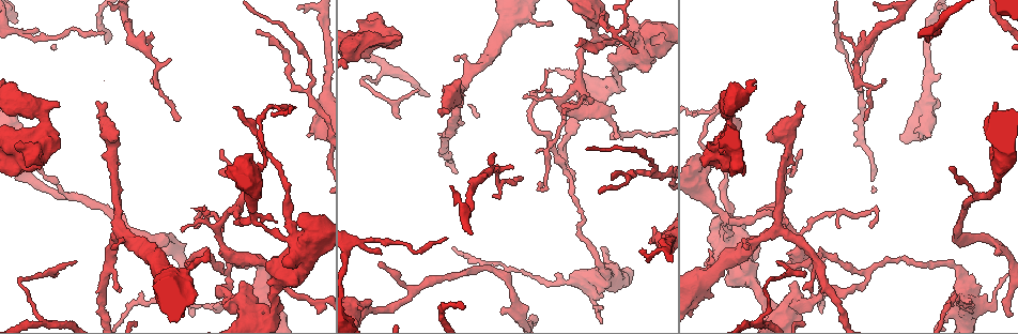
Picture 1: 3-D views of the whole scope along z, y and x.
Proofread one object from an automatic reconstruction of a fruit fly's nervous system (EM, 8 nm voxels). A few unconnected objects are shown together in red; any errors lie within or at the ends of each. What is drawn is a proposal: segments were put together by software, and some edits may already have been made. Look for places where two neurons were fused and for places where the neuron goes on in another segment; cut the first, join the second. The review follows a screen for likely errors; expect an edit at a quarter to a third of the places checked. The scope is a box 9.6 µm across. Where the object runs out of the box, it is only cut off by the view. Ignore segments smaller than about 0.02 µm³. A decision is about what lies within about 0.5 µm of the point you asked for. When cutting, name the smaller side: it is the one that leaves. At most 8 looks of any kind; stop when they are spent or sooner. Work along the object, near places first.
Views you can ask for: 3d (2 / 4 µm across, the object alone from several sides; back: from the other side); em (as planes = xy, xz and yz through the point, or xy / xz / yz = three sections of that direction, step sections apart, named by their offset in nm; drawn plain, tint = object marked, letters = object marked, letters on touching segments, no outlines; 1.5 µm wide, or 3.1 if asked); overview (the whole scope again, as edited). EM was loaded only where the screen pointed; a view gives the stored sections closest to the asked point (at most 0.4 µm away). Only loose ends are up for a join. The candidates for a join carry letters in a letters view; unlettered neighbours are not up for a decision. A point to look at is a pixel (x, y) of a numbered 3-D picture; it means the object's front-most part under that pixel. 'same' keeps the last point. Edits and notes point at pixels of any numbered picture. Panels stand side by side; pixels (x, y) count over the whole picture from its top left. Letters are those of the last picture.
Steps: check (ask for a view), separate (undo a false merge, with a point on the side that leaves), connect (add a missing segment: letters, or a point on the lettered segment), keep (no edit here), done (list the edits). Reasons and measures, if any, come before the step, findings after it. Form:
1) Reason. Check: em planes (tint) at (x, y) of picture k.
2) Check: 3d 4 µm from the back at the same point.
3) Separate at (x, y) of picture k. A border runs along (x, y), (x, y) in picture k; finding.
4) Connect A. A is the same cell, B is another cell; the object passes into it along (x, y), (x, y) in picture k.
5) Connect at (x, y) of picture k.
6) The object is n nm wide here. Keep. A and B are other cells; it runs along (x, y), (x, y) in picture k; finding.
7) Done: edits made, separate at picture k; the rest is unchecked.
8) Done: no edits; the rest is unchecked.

Three arms meet. Check: em yz step 8 (tint) at (572, 182) of picture 1.

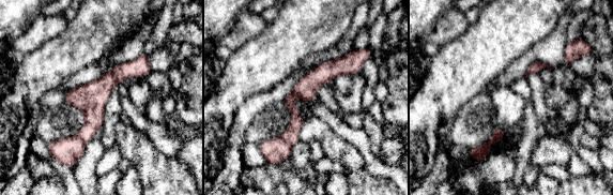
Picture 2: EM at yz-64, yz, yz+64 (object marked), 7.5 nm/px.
Another direction. Check: em planes (letters) at the same point.

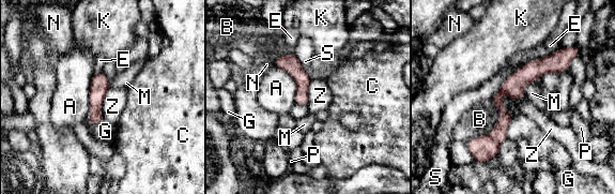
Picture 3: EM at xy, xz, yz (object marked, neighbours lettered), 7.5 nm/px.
Keep. A, B, C, E, G, K, M, N, P, S and Z are other cells; it runs along (566, 50), (498, 95), (502, 125), (491, 147) in picture 3; all the same neuron.

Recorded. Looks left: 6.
An open end. Check: em xz step 8 (letters) at (798, 101) of picture 1.

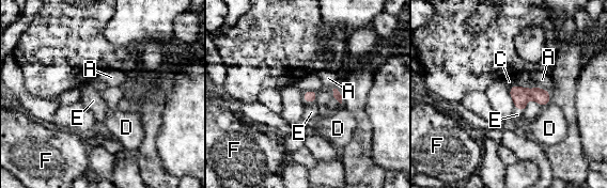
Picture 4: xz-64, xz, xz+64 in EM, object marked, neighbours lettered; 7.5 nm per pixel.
Cut it another way. Check: em planes (letters) at the same point.

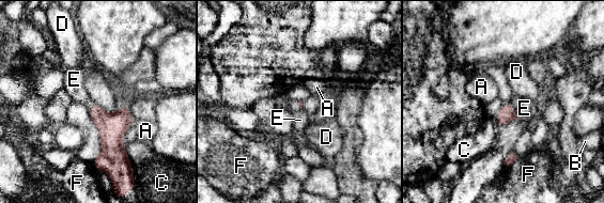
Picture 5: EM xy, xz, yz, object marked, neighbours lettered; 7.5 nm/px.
Connect E. E is the same cell, A, B, C, D and F are other cells; the neuron continues.

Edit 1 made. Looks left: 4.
Redraw. Check: overview.

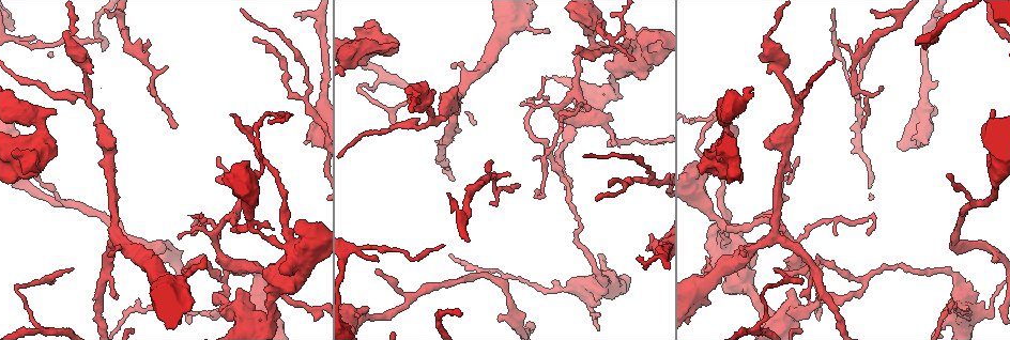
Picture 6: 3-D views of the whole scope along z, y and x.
Check: 3d 2 µm at (775, 270) of picture 6.

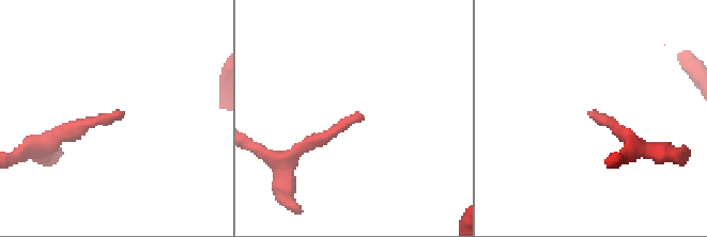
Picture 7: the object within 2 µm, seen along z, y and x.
Check: em planes (letters) at (120, 112) of picture 7.

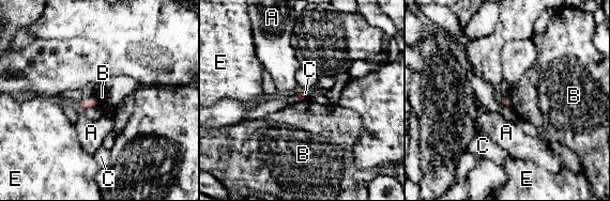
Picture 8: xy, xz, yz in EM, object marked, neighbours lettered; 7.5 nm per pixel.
The object is 70 nm wide here. Keep. A, B, C and E are other cells; a border runs along (308, 97), (293, 104) in picture 8; no lettered segment goes on from it.

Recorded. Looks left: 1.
Done: edits made, connect at picture 5; the rest is unchecked.

